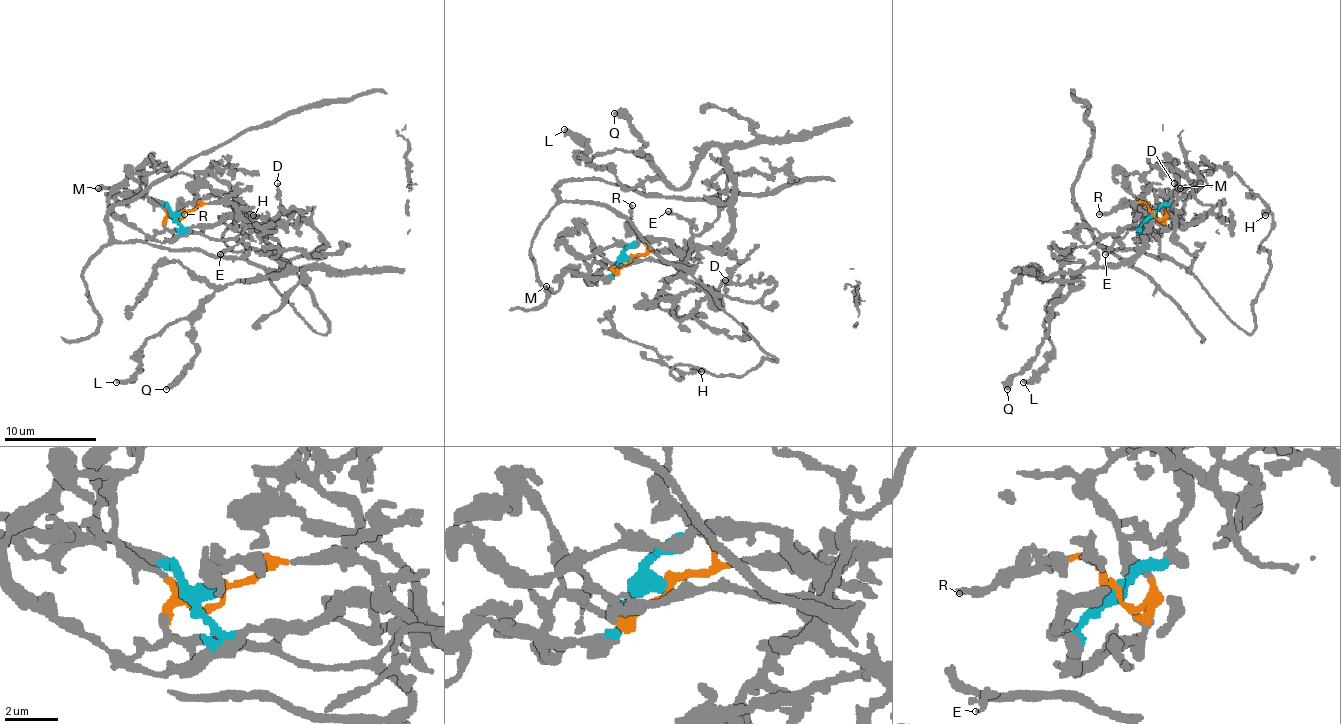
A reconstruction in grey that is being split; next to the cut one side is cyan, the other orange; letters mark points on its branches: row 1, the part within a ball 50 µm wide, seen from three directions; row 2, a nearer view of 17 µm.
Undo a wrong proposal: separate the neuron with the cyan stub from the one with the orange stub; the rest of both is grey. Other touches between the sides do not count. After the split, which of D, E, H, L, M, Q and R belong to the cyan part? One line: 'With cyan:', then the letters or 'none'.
With cyan: L, Q

